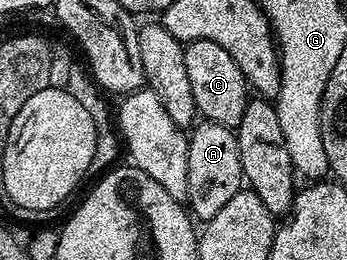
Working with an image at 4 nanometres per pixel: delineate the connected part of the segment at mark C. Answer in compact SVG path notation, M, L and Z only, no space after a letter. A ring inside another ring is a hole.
M196 39L184 48L186 57L186 74L190 81L190 89L194 93L194 105L201 120L226 125L230 128L240 126L246 113L246 105L250 98L247 77L238 69L238 61L222 49L222 45L214 45L214 41Z

